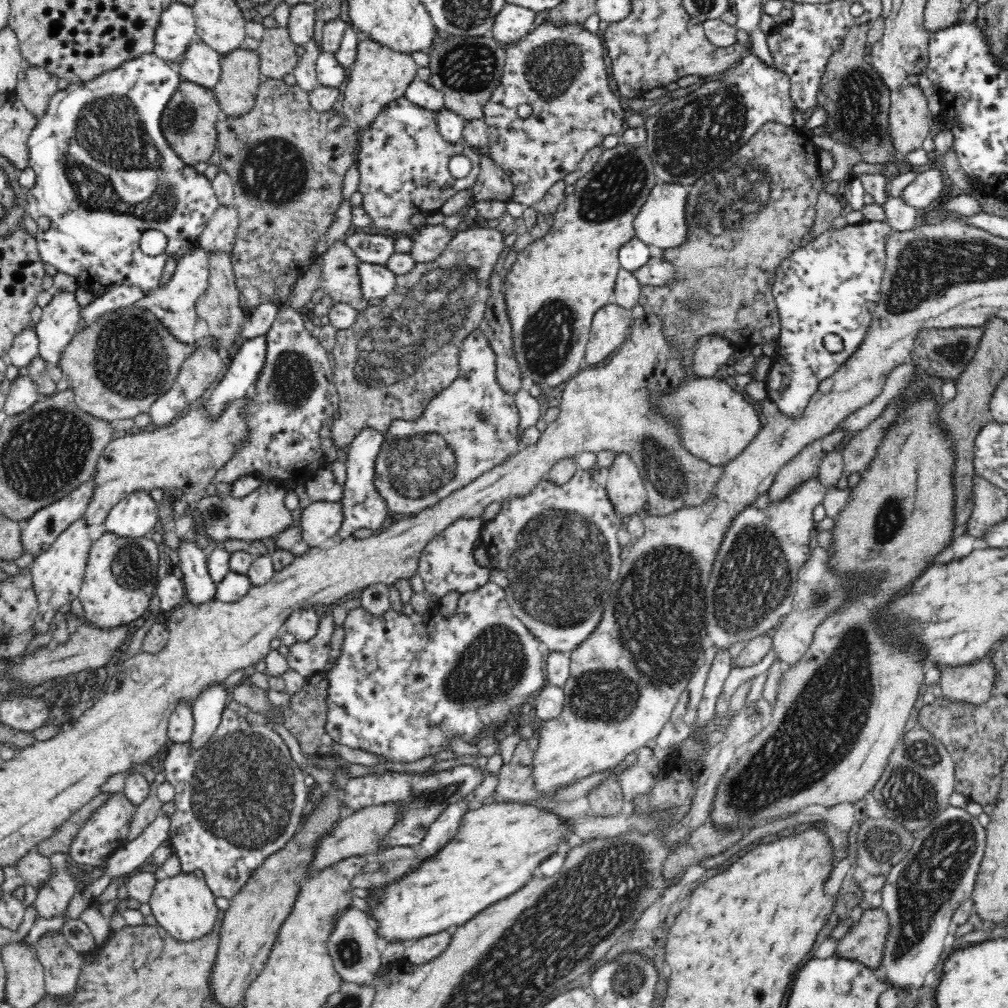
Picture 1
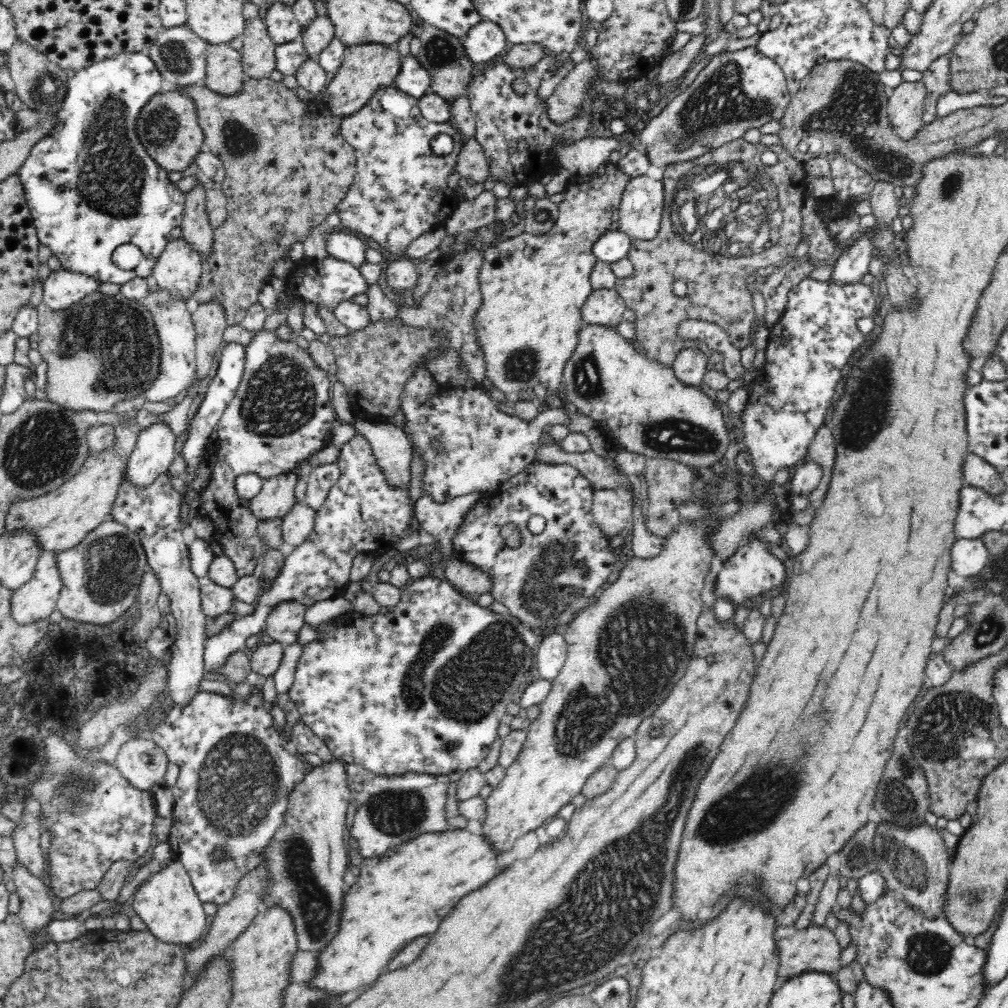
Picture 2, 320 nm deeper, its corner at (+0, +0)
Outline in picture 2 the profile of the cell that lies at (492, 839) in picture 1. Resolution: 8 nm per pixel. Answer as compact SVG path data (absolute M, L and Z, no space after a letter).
M451 828L441 833L424 833L387 850L380 857L362 860L356 883L345 893L338 933L324 949L315 954L314 976L304 982L311 990L320 990L329 996L342 996L358 991L362 986L372 986L390 962L410 940L432 934L440 922L450 914L456 902L472 890L486 884L498 874L496 854L482 835L471 834L465 829Z

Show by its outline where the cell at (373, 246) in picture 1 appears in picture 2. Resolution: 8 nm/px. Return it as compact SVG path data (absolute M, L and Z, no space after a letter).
M330 232L326 238L326 252L328 255L353 264L355 267L364 264L364 252L367 245L351 232Z

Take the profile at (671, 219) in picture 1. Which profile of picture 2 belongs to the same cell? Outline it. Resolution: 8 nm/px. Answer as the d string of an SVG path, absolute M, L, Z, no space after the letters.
M646 175L635 177L626 186L618 206L618 228L631 239L652 240L658 230L664 206L664 188L661 181L655 182Z

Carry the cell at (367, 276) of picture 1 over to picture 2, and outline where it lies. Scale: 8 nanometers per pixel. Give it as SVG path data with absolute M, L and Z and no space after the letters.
M330 255L312 260L302 258L300 262L294 264L290 273L285 277L284 282L285 289L277 299L276 306L272 310L269 310L267 315L269 315L269 312L273 313L274 311L278 313L280 311L288 312L289 309L292 308L292 304L294 302L299 302L302 306L302 321L304 328L312 330L318 338L325 340L328 337L328 332L326 325L323 322L323 318L321 317L321 314L319 314L319 310L328 309L328 311L333 312L336 306L338 306L338 303L345 300L351 300L353 296L368 290L368 283L364 281L364 277L362 276L362 273L360 273L360 269L358 269L358 267L355 267L353 264L344 260L338 260Z

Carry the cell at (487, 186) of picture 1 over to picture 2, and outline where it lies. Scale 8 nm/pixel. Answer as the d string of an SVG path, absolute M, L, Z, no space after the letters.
M470 138L463 143L458 153L455 170L474 184L484 183L488 178L489 159L475 138Z

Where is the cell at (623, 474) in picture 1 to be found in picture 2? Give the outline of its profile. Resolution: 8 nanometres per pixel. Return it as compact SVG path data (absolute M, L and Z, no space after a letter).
M614 489L593 490L591 512L595 524L608 538L620 534L634 518L629 498Z

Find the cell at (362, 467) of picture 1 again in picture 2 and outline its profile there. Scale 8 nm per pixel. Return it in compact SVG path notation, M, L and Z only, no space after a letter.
M356 428L352 438L341 447L336 462L341 475L328 490L324 504L315 512L313 532L285 558L282 570L268 590L259 596L253 612L238 617L206 639L203 657L208 673L220 669L230 653L243 650L246 638L264 629L268 614L278 603L296 601L309 608L320 600L334 599L350 583L352 561L358 554L380 556L412 534L409 525L416 519L416 501L408 495L408 486L392 486L388 482L370 443Z

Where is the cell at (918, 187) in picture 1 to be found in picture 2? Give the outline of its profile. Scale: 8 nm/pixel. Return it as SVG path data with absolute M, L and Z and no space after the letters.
M872 232L862 235L858 242L847 248L833 262L830 281L836 285L860 283L864 274L868 272L872 255Z

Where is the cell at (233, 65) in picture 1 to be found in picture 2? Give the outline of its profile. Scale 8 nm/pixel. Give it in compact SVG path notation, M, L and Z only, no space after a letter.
M208 43L204 85L222 95L238 93L246 80L241 58L240 51L232 49L228 43Z

